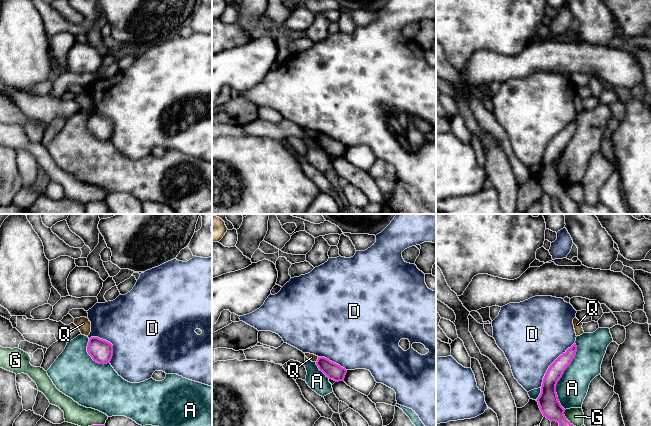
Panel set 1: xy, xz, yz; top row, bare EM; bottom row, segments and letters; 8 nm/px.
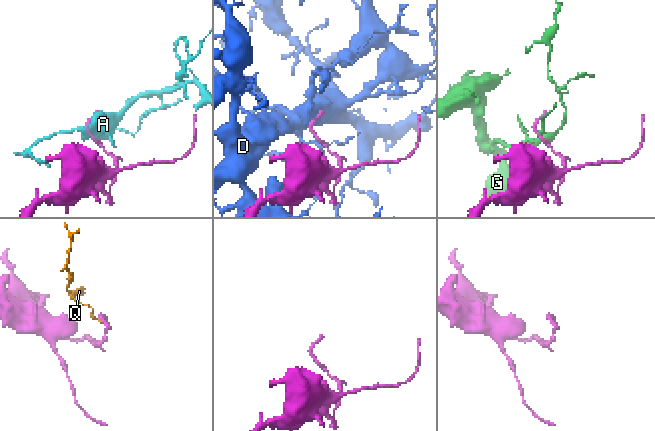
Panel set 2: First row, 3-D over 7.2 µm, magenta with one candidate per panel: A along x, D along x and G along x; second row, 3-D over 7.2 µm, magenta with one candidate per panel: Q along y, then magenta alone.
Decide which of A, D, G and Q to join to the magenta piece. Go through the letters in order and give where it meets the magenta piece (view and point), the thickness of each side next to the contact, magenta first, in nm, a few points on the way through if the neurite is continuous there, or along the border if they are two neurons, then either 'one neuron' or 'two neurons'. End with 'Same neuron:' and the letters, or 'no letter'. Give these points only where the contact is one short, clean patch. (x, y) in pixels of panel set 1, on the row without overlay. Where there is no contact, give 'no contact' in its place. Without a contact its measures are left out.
A: meets magenta in yz at (561, 152); 170 nm thick on the magenta side, 240 nm on the other; two neurons
D: meets magenta in yz at (551, 140); 140 nm thick on the magenta side, 480 nm on the other; two neurons
G: meets magenta in yz at (567, 196); 170 nm thick on the magenta side, 140 nm on the other; border along yz (564, 186), (564, 192), (578, 204); two neurons
Q: meets magenta in xz at (317, 135); 130 nm thick on the magenta side, 60 nm on the other; border along xz (318, 133), (315, 137); two neurons
Same neuron: no letter

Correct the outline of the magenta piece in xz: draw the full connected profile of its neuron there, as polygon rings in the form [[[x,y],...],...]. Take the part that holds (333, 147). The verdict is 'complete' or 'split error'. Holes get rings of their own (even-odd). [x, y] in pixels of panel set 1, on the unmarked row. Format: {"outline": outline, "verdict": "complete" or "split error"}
{"outline": [[[318,133],[316,141],[318,142],[319,146],[322,147],[329,155],[336,158],[344,157],[347,146],[340,141],[325,133]]], "verdict": "complete"}

